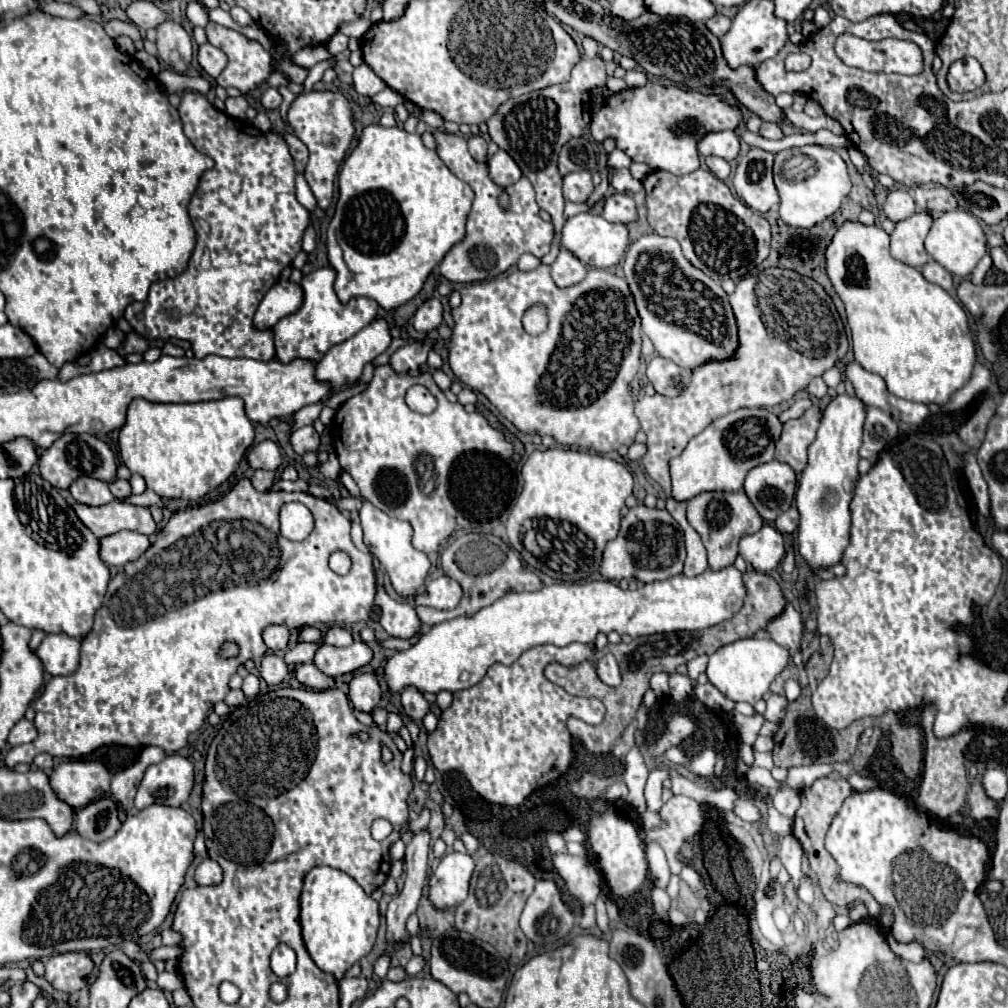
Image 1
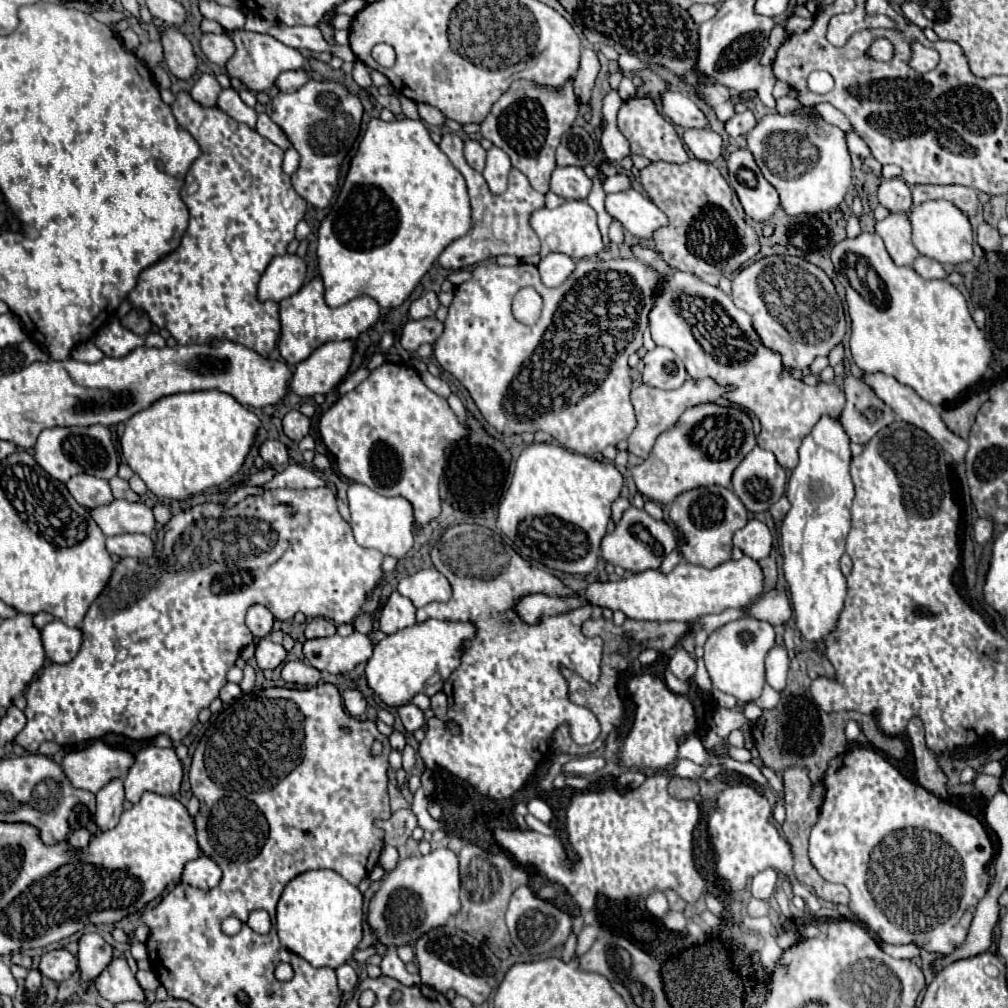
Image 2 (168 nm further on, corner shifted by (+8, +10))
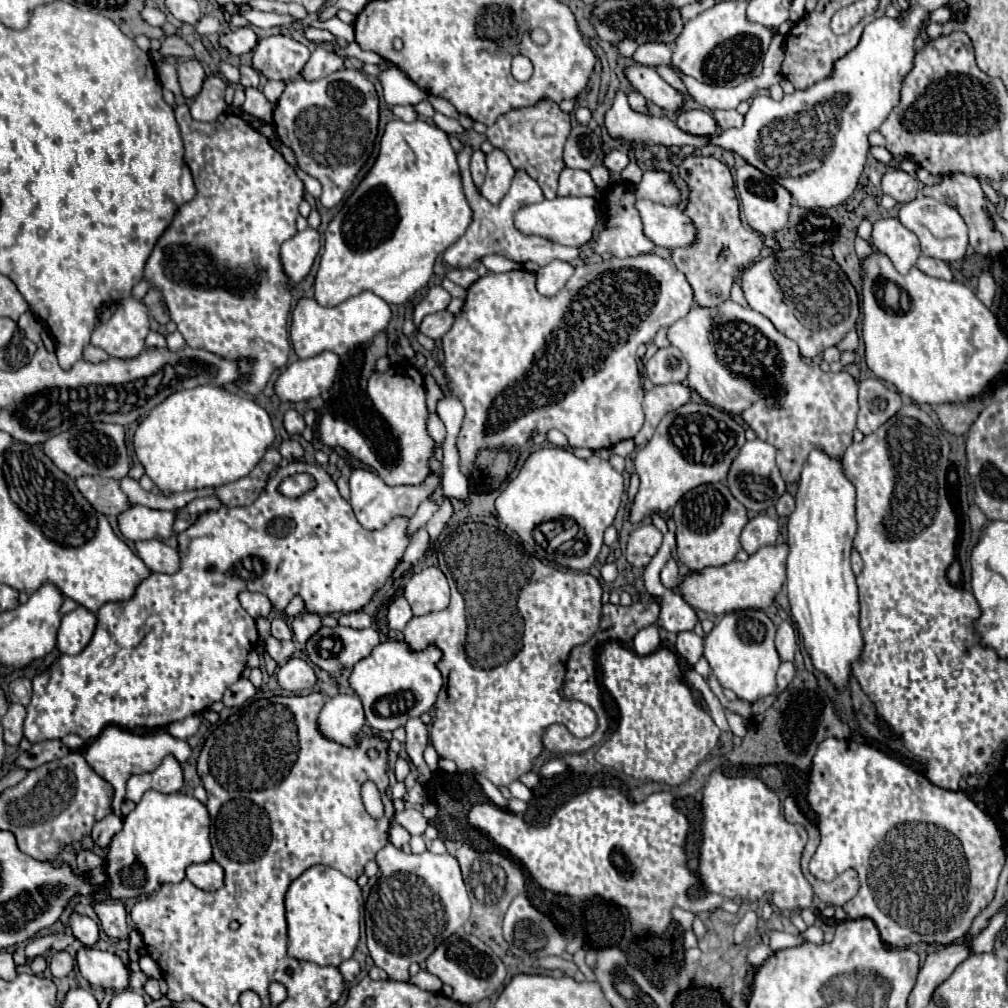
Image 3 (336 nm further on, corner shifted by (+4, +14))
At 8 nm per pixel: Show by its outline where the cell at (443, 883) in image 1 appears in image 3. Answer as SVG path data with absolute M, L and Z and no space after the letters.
M386 844L378 854L376 854L376 864L380 868L380 878L374 884L368 900L366 900L366 910L364 910L364 920L366 920L366 936L368 936L368 950L378 968L382 968L388 978L392 980L402 980L408 982L410 974L408 968L412 962L424 962L440 942L444 942L448 936L452 936L456 930L464 926L464 922L470 916L470 898L466 892L466 884L460 874L460 864L452 854L432 854L432 852L422 852L422 854L404 854L400 848L394 844Z

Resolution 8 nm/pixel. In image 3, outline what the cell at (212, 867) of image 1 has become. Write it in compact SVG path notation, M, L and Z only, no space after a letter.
M208 860L202 864L192 864L186 868L186 878L200 890L218 890L224 884L224 870L218 862Z

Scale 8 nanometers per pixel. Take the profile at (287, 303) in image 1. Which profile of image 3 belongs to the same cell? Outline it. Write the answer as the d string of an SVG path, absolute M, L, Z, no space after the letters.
M306 228L304 232L298 232L294 238L282 244L280 260L290 280L290 286L306 278L306 274L314 264L314 258L318 256L318 250L320 250L320 234L310 228Z

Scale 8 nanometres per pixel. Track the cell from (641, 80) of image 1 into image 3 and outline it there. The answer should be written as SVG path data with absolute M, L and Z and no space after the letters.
M632 66L626 70L628 80L632 82L632 86L650 102L654 102L656 106L668 110L668 112L678 112L682 110L682 106L686 104L686 98L682 92L678 92L676 88L672 88L668 82L662 80L662 76L648 66Z

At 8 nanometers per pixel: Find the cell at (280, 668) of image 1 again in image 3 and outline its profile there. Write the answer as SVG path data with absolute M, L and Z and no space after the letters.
M268 636L268 638L260 638L260 644L264 646L264 652L270 654L278 664L284 664L292 654L294 654L294 642L282 642L282 640L276 640L274 636Z

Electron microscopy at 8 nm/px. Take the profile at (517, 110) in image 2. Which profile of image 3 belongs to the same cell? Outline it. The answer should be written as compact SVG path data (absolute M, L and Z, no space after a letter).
M538 100L538 104L532 104L530 108L516 108L506 112L506 116L500 116L492 126L488 126L486 136L494 148L506 152L516 170L528 172L540 184L548 200L556 198L558 176L564 168L562 148L570 136L570 114L562 112L554 100Z

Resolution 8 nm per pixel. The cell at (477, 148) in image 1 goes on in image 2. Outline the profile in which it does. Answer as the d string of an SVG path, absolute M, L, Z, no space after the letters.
M468 140L464 144L464 156L466 156L466 162L470 164L470 168L474 168L476 172L482 172L484 170L484 158L486 158L486 150L474 142L474 140Z

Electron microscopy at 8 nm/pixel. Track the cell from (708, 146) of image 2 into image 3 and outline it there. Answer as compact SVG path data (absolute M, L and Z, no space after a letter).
M704 110L680 112L676 124L684 132L694 132L694 136L714 136L718 132L716 120L710 116L710 112L704 112Z

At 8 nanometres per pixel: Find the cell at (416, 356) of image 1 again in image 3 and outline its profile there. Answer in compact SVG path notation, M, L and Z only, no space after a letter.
M442 310L442 312L426 316L422 324L418 326L418 330L432 340L440 340L450 330L452 322L454 322L454 314L450 314L448 310Z

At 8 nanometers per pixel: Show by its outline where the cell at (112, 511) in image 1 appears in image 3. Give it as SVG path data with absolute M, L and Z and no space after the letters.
M130 504L130 508L118 514L118 528L126 540L166 540L172 534L174 512L152 510L140 504Z

